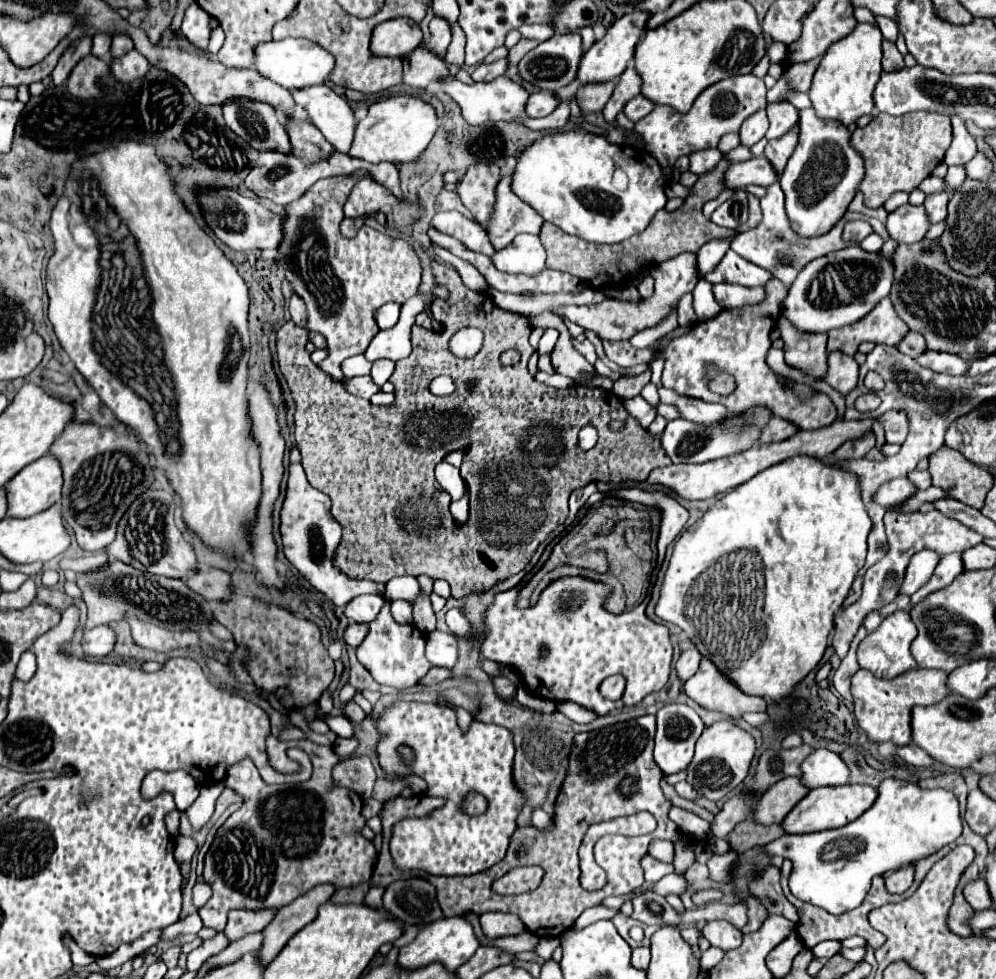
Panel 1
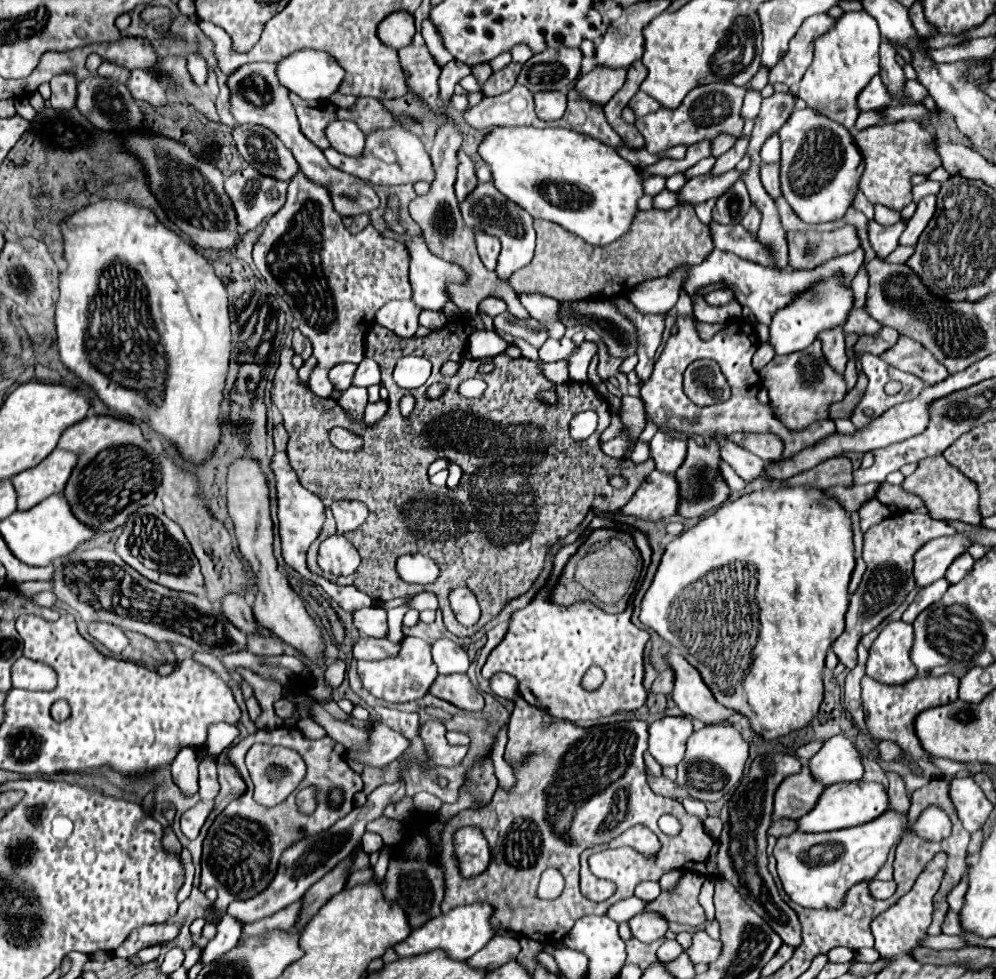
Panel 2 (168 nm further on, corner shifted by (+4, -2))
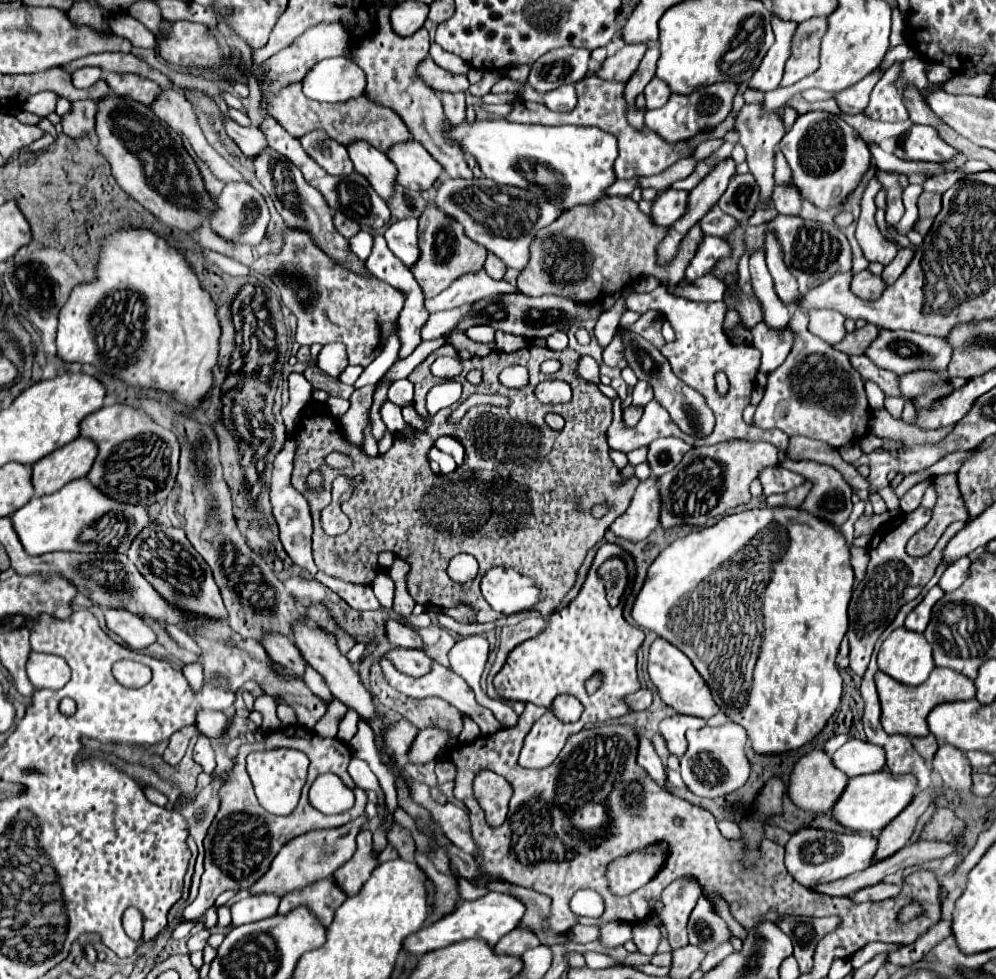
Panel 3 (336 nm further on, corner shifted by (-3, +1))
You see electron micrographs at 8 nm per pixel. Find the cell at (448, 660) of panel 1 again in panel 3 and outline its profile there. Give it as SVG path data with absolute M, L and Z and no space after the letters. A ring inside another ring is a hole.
M472 635L460 639L452 651L450 651L450 665L452 671L464 677L464 681L470 685L474 693L482 691L480 689L480 675L486 667L488 661L488 641L482 635Z

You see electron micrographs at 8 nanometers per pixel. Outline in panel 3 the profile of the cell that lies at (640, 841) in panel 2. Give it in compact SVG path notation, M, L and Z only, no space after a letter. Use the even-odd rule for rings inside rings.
M664 843L646 847L644 851L624 856L624 859L615 859L607 866L606 877L610 881L610 889L616 895L628 895L638 887L646 885L656 869L666 859Z

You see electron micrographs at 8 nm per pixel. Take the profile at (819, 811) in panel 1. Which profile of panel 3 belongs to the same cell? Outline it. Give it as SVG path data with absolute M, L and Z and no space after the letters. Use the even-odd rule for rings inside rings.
M886 771L860 775L850 779L848 787L844 789L844 797L838 799L832 813L836 821L848 829L878 835L896 815L900 815L906 809L906 805L914 799L914 795L916 795L916 777L912 775L892 775Z

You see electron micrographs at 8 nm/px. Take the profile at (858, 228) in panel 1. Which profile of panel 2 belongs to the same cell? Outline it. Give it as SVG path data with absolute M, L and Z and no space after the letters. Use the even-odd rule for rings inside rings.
M843 226L833 232L801 232L789 234L789 264L793 268L815 268L823 262L849 254L859 246L855 226Z

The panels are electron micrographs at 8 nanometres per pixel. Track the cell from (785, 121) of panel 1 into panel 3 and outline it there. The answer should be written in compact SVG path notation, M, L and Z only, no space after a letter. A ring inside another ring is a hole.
M776 153L776 171L774 171L774 181L776 185L788 185L788 187L794 187L794 181L792 181L792 169L790 165L786 163L784 155L782 153Z

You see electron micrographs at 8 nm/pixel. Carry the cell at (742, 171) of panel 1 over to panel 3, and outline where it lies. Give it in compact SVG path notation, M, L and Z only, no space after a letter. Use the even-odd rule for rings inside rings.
M668 189L666 193L660 193L654 199L654 205L650 211L652 223L656 223L660 227L670 227L684 213L686 201L688 201L688 191Z

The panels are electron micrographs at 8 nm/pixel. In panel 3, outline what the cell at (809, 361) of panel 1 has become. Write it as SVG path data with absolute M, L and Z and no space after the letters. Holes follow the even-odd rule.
M795 309L789 327L795 333L794 345L786 361L768 375L766 391L756 407L756 427L780 429L786 435L804 435L820 439L838 449L848 441L862 439L868 433L870 407L860 373L850 365L848 355L832 349L828 343L808 331L808 313Z

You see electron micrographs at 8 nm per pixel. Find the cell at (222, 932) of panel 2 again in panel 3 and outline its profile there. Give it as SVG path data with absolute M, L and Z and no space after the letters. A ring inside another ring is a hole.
M270 893L246 895L244 899L236 901L230 907L232 909L232 925L238 927L238 925L244 925L244 923L266 919L268 915L276 915L278 903L280 903L278 895L270 895Z

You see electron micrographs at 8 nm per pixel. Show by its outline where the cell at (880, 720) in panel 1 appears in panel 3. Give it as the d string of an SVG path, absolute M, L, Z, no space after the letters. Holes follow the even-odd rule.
M936 667L930 673L930 677L922 685L916 685L916 687L898 683L896 679L878 671L876 673L876 687L878 687L880 703L882 703L882 727L884 727L884 731L902 733L902 735L910 735L910 737L926 737L928 735L926 717L936 705L976 697L976 687L974 687L972 679L968 679L962 673L956 673L952 669L944 669L944 667Z

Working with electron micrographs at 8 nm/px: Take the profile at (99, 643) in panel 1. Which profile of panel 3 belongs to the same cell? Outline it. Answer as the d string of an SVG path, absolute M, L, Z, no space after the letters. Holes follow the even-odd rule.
M104 609L104 611L106 611L104 615L106 615L108 629L120 635L132 649L140 651L156 641L156 633L144 621L144 617L124 609Z

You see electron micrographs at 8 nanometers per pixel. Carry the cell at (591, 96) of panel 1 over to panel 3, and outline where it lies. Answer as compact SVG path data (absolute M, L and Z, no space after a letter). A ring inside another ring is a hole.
M628 43L620 51L616 51L612 57L608 57L598 71L602 79L616 79L616 81L628 81L632 73L638 69L638 63L642 61L644 53L648 51L648 45L642 43Z

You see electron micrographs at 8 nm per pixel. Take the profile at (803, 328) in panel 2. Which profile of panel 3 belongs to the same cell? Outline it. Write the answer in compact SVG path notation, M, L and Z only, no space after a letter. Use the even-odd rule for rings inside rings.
M758 323L756 327L752 327L752 335L754 335L754 347L758 347L762 351L758 373L770 375L776 367L780 367L784 363L788 351L792 349L794 335L788 327L780 335L780 333L768 329L764 323Z

